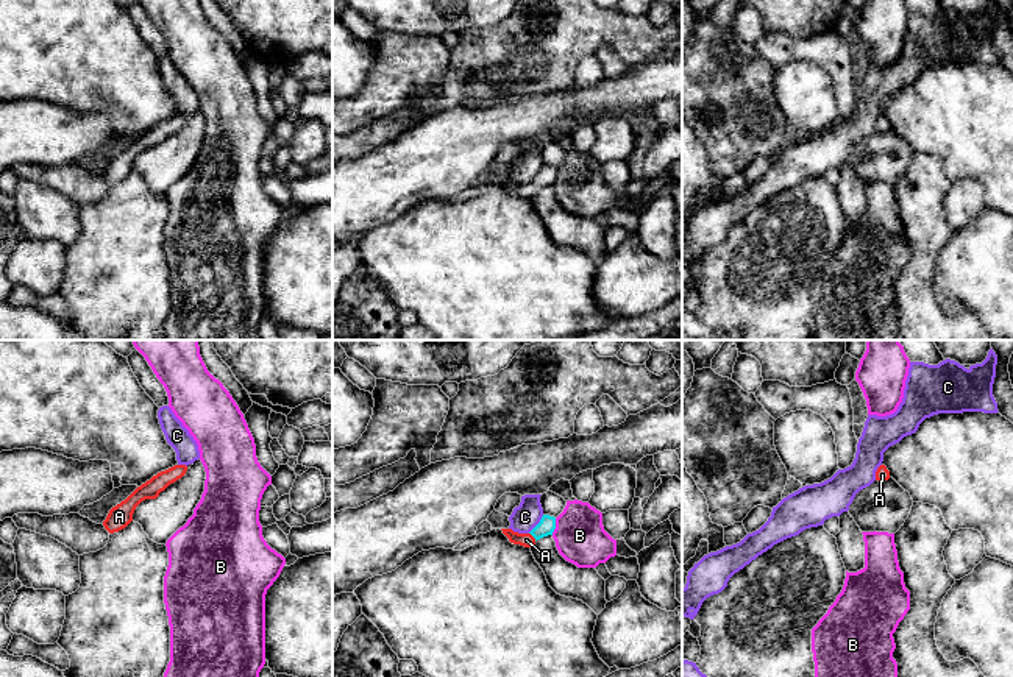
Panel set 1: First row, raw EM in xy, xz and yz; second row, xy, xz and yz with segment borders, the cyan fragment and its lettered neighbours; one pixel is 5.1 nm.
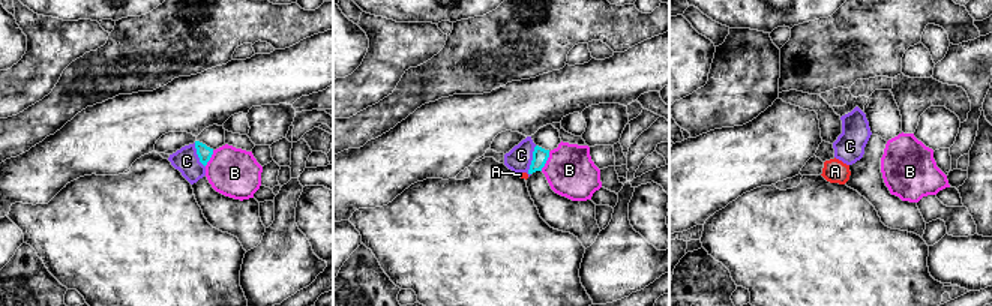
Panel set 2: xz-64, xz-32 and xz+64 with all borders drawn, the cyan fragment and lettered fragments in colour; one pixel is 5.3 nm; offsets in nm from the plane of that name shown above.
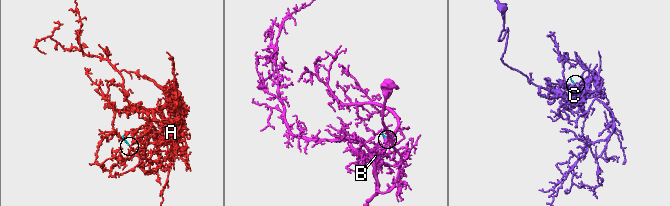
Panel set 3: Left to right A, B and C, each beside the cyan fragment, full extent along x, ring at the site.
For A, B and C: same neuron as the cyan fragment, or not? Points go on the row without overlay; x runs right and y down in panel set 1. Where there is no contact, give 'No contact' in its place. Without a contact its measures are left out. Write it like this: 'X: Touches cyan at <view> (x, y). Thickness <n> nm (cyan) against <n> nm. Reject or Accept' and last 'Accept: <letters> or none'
A: Touches cyan at xz (533, 186). Thickness 90 nm (cyan) against 70 nm. Accept
B: Touches cyan at xz (554, 177). Thickness 90 nm (cyan) against 260 nm. Reject
C: Touches cyan at xz (537, 175). Thickness 90 nm (cyan) against 140 nm. Reject
Accept: A

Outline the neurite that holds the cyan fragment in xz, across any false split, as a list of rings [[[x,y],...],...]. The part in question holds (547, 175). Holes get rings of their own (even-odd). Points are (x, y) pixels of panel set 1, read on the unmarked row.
[[[543,165],[540,173],[529,184],[518,184],[514,183],[512,179],[501,179],[501,181],[509,189],[510,193],[524,198],[532,198],[537,190],[553,186],[554,179],[556,179],[556,168]]]

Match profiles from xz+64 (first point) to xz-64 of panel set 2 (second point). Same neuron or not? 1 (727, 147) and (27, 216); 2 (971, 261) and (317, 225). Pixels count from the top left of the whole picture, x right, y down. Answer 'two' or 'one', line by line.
1: two
2: two

